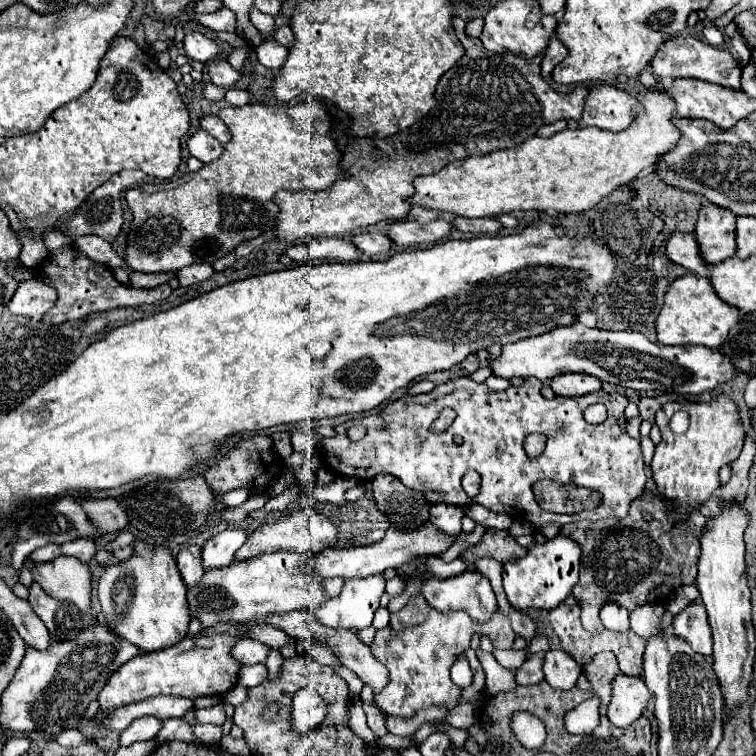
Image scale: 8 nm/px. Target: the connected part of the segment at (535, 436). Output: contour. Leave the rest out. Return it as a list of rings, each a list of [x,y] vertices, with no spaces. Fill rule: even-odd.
[[[533,433],[525,439],[524,447],[530,458],[538,457],[544,450],[547,438],[540,433]]]

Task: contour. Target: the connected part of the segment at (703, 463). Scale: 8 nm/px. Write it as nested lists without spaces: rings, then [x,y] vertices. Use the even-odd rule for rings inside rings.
[[[719,393],[711,401],[669,401],[657,411],[655,423],[661,429],[661,443],[651,461],[653,479],[659,493],[677,505],[677,517],[685,517],[689,507],[699,507],[719,487],[719,469],[731,465],[743,447],[743,423],[737,403]]]

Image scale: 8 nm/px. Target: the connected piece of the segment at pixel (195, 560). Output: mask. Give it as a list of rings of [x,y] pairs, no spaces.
[[[185,545],[181,547],[177,555],[177,565],[181,571],[181,577],[187,587],[195,585],[203,577],[203,565],[201,565],[201,547],[197,545]]]

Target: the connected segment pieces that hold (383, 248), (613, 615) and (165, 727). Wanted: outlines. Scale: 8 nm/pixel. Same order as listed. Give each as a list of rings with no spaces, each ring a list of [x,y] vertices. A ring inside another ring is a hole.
[[[379,231],[351,235],[351,243],[353,243],[365,257],[389,253],[389,251],[391,251],[391,245],[393,245],[393,243],[389,241],[389,237],[383,235],[383,233],[379,233]]]
[[[603,603],[601,607],[601,621],[605,629],[611,631],[629,631],[629,611],[617,603]]]
[[[165,719],[155,739],[157,739],[157,743],[167,743],[167,741],[175,741],[175,739],[193,743],[195,735],[193,735],[193,729],[183,719]]]

